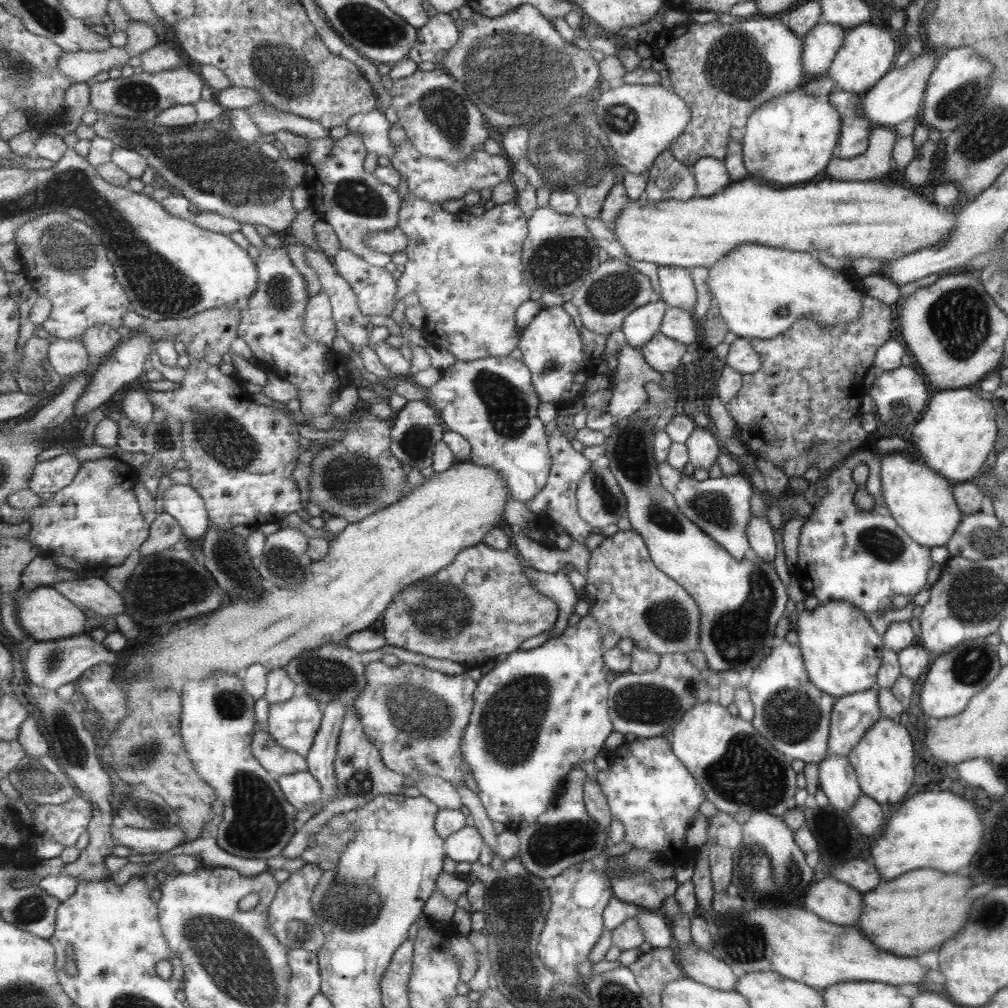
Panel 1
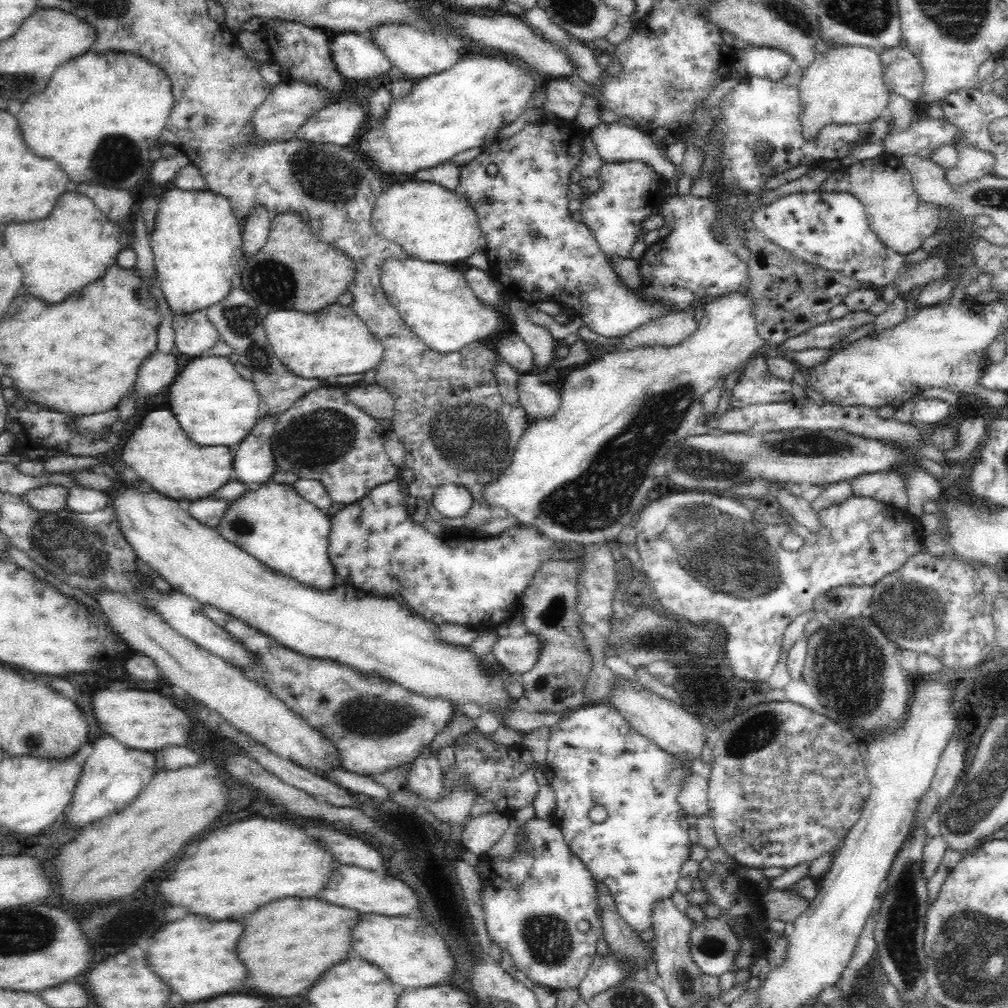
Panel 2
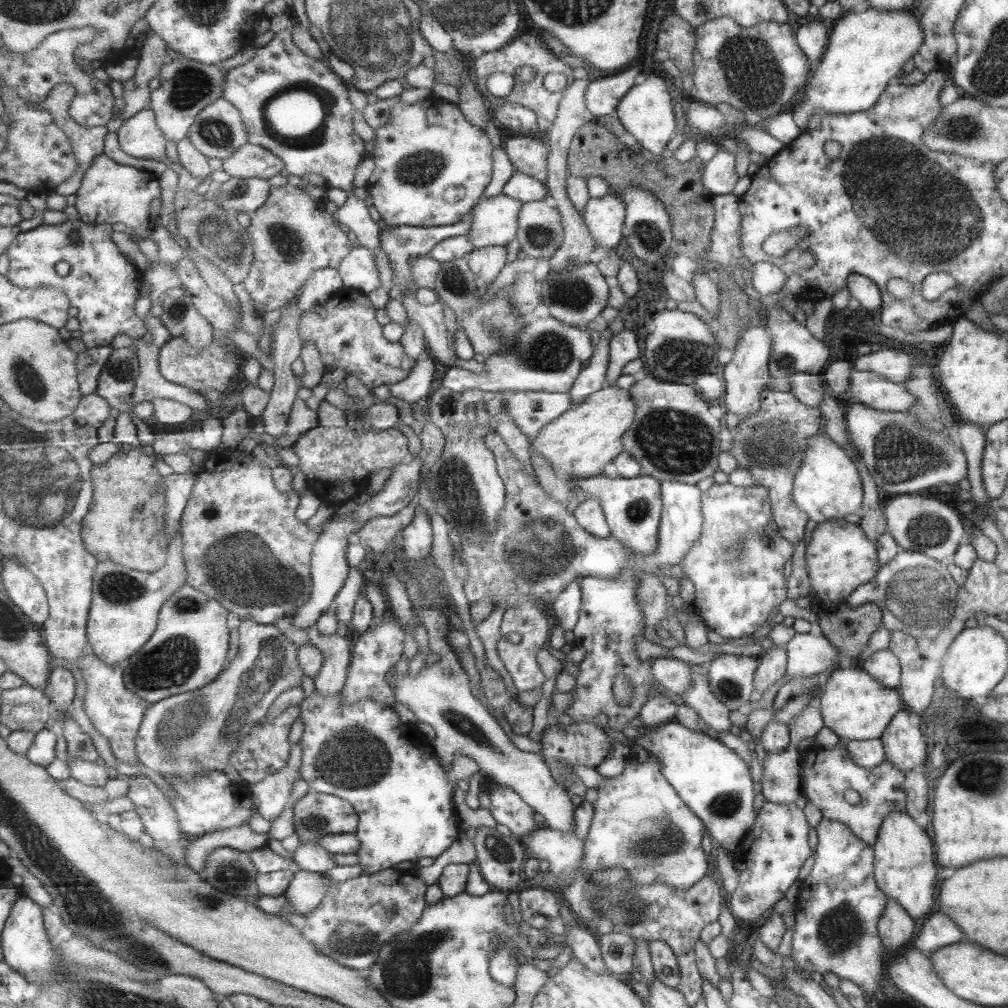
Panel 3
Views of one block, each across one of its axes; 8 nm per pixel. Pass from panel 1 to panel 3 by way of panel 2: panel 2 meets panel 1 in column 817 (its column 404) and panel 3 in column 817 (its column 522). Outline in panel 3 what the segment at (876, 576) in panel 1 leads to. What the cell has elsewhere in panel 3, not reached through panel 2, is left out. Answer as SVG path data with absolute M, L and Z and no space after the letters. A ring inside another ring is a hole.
M843 519L817 523L805 545L803 566L809 575L812 593L827 606L844 601L856 586L869 582L878 570L875 544L864 536L857 523L849 524Z

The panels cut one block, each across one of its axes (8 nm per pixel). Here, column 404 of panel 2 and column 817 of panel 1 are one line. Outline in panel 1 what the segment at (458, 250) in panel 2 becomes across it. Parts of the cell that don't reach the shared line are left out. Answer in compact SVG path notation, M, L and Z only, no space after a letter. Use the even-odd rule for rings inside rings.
M895 179L870 181L821 180L821 182L813 182L813 184L805 184L805 186L791 186L791 188L781 188L781 190L769 188L769 186L763 186L763 184L757 184L757 182L753 182L753 180L739 180L739 182L729 184L723 192L708 197L702 197L696 194L687 200L668 198L667 200L660 200L655 203L646 201L641 203L641 205L636 200L630 200L628 205L620 212L611 230L615 233L617 240L623 245L623 248L631 259L653 262L659 266L678 266L691 270L695 266L711 268L713 264L721 260L730 250L733 250L736 246L740 246L740 244L747 244L748 242L751 244L763 244L771 248L782 248L789 252L809 252L814 254L816 250L819 252L825 251L828 252L828 254L832 254L835 258L842 258L843 260L852 261L855 258L871 258L871 260L887 262L897 259L904 254L915 252L920 248L939 244L944 238L948 238L948 234L950 234L950 230L954 228L954 224L956 224L956 214L953 213L953 211L950 209L947 210L946 207L941 207L935 201L927 199L924 195L913 192L912 189L908 188L908 185L902 185Z

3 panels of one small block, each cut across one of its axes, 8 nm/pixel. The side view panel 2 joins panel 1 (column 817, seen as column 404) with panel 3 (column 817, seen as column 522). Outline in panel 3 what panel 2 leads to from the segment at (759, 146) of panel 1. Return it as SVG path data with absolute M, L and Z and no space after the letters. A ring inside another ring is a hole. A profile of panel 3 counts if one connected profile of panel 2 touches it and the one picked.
M862 7L847 16L840 16L829 27L828 44L821 60L813 66L807 86L803 86L804 98L797 108L791 108L792 120L797 127L806 130L808 118L815 113L850 113L871 108L883 90L901 74L903 63L911 59L923 43L923 31L912 8L882 11Z

